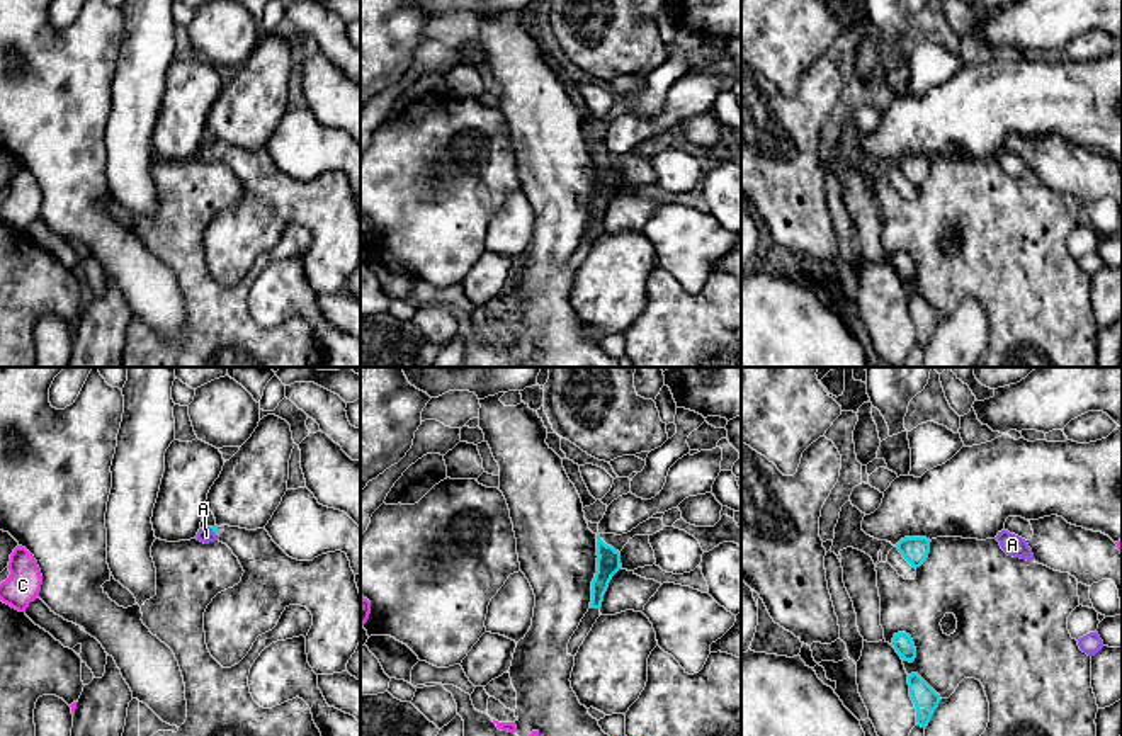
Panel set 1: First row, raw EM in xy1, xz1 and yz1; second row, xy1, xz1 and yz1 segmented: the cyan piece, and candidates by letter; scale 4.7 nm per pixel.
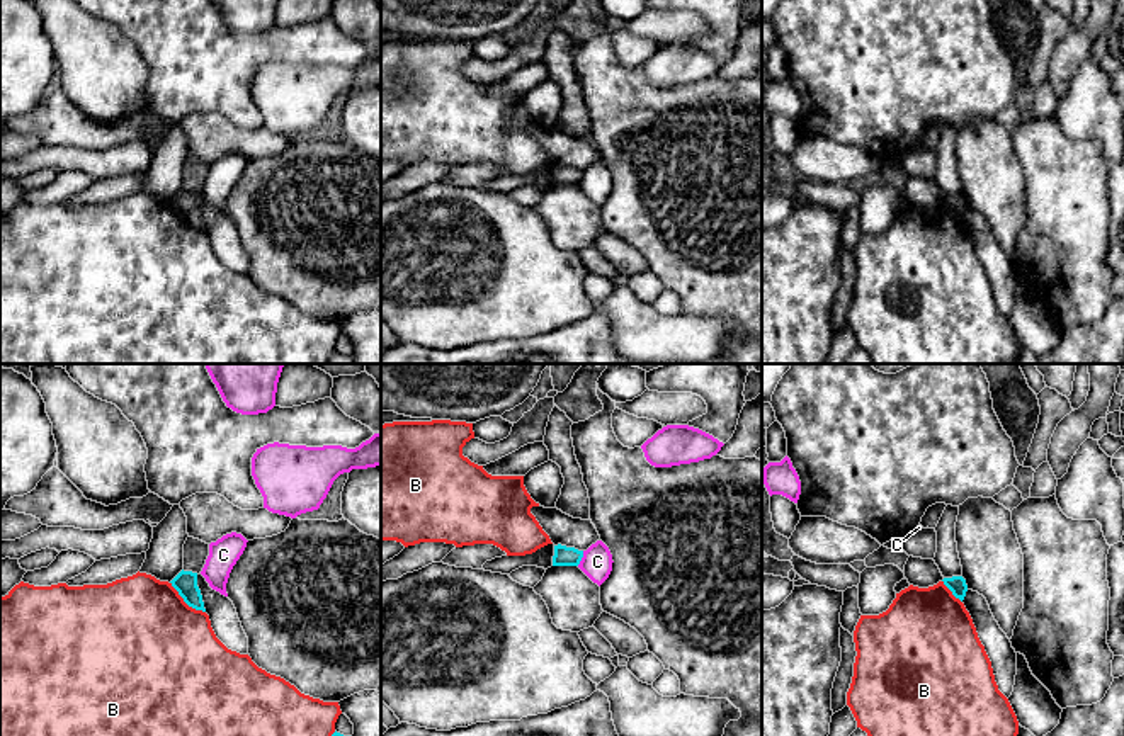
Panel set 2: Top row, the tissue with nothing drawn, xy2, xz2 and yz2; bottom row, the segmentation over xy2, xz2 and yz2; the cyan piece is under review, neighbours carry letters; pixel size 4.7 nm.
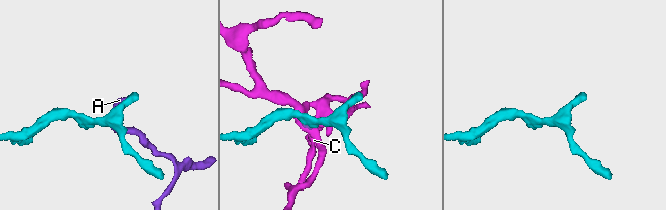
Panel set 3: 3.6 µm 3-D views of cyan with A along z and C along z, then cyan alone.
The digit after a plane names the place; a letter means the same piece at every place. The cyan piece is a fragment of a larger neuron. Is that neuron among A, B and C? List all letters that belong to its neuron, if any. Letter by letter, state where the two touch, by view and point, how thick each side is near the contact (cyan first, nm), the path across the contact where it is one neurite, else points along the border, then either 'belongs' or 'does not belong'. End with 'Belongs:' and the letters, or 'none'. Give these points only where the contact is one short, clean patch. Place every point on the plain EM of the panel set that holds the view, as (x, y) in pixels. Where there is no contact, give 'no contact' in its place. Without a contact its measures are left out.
A: xy1 (213, 150) | 30/70 nm | across xy1 (215, 148), (213, 150), (206, 155) | belongs
B: xy2 (186, 221) | 110/500 nm | does not belong
C: xz2 (582, 175) | 100/140 nm | does not belong
Belongs: A

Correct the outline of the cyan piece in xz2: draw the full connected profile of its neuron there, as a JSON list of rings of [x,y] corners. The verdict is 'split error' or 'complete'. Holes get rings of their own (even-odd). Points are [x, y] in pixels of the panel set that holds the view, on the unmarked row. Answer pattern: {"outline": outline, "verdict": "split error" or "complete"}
{"outline": [[[554,165],[553,185],[578,185],[583,177],[583,170],[566,165]]], "verdict": "complete"}

